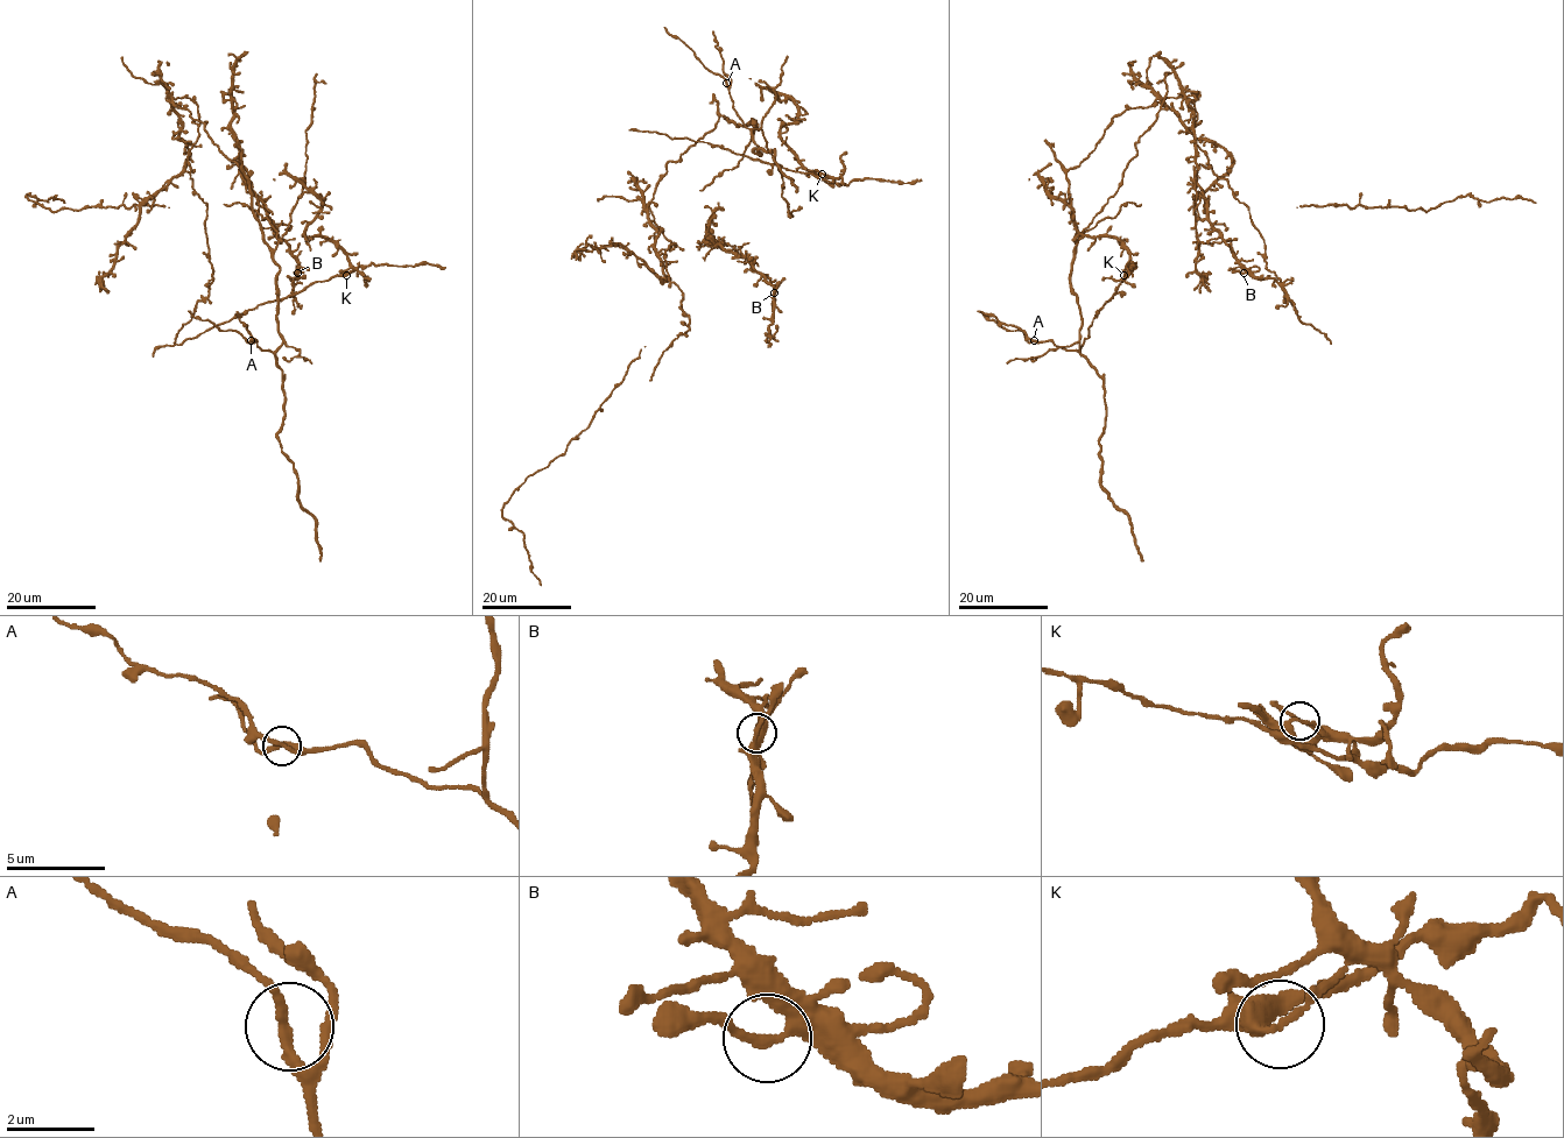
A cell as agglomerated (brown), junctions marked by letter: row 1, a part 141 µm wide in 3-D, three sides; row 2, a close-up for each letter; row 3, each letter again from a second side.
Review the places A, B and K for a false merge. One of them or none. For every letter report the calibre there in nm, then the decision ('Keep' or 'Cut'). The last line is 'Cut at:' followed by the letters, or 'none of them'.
A: Thickness 240 nm. Keep
B: Thickness 240 nm. Keep
K: Thickness 240 nm. Cut
Cut at: K

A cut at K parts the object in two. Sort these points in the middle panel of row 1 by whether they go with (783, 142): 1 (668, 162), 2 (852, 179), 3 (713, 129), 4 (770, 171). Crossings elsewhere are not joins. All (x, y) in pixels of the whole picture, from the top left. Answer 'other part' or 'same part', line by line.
1: same part
2: other part
3: same part
4: other part

